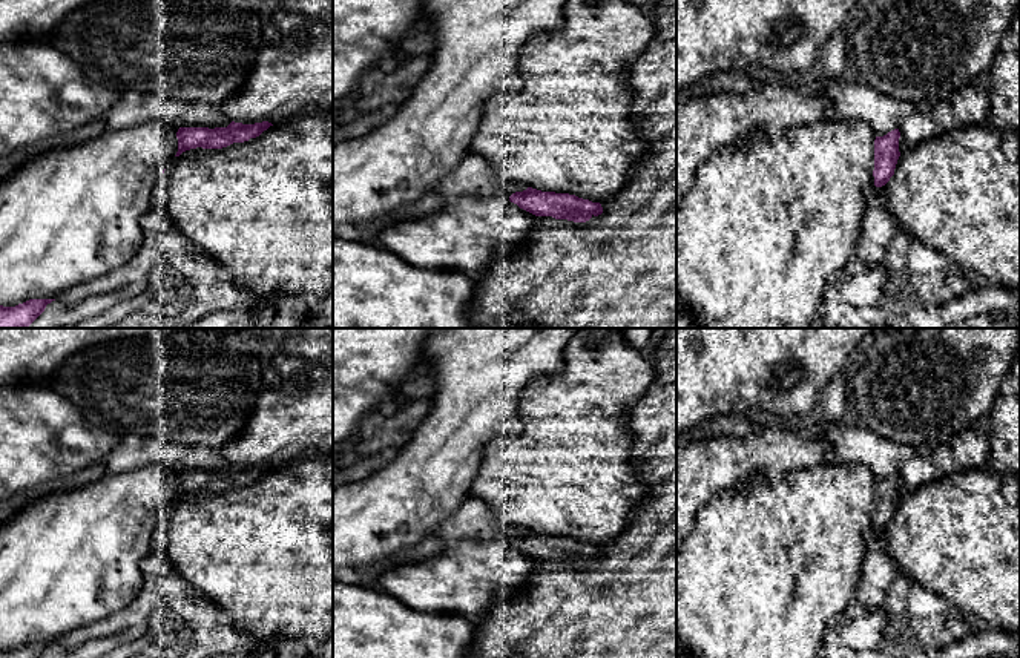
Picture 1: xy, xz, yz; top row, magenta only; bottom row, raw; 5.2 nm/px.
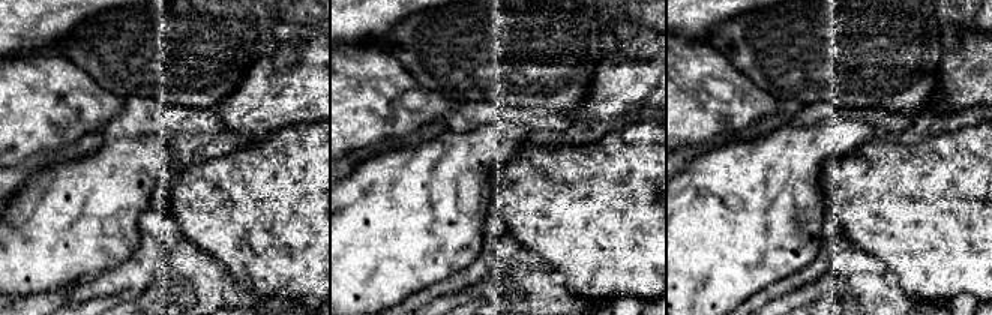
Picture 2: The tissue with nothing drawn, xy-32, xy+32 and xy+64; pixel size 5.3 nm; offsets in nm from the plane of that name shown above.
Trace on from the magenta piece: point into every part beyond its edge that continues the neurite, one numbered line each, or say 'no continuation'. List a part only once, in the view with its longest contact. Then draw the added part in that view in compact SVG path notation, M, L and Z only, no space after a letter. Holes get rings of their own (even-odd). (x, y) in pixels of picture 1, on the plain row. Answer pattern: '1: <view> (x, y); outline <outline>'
no continuation

